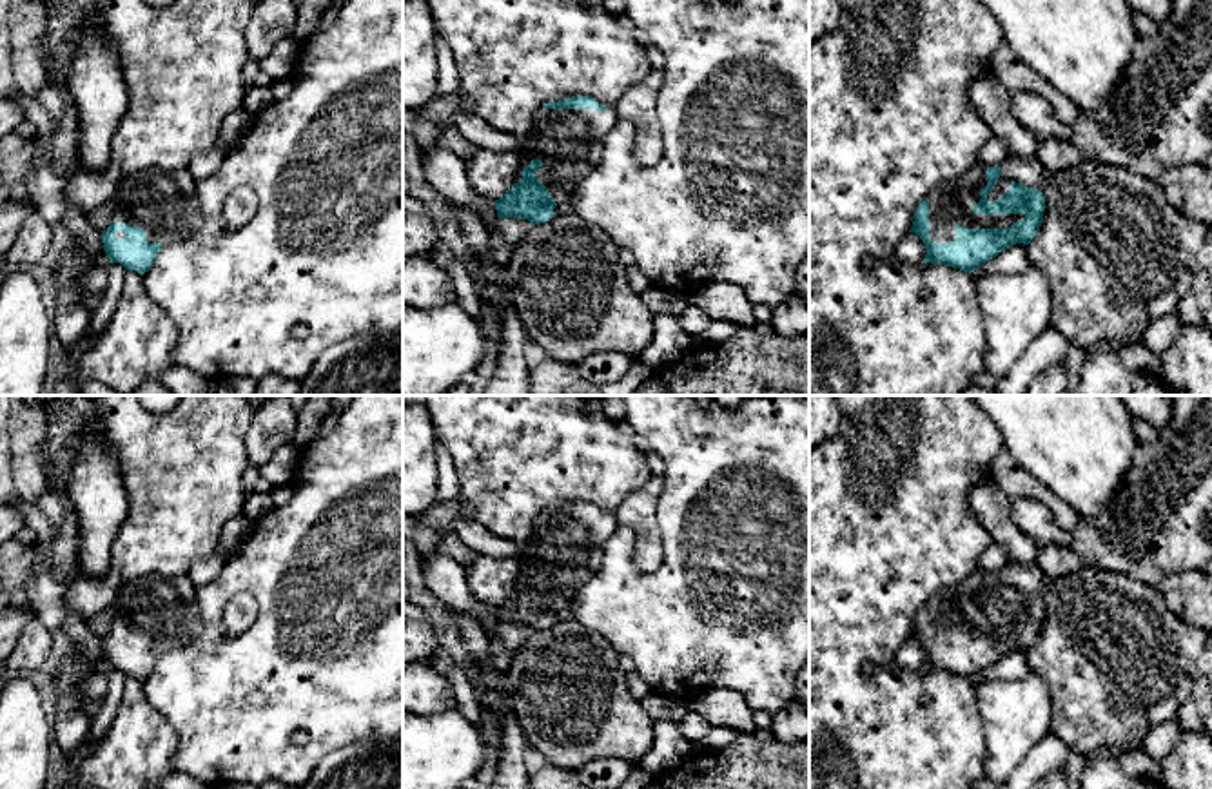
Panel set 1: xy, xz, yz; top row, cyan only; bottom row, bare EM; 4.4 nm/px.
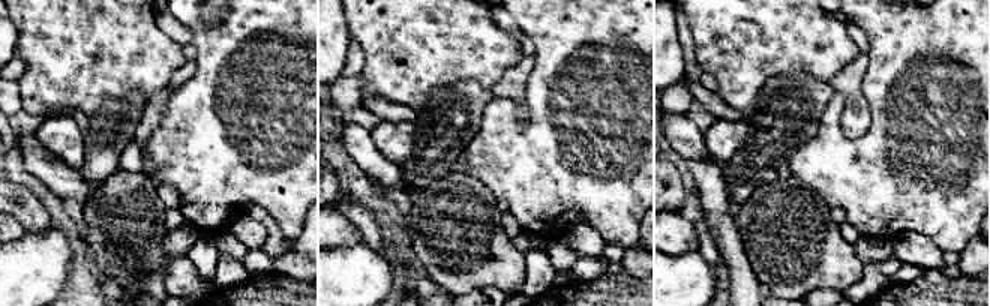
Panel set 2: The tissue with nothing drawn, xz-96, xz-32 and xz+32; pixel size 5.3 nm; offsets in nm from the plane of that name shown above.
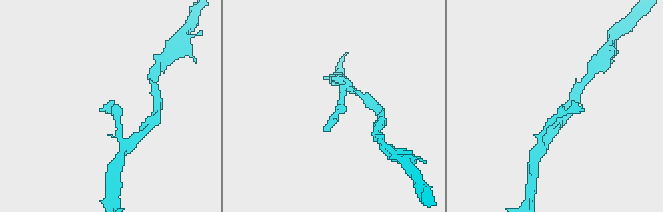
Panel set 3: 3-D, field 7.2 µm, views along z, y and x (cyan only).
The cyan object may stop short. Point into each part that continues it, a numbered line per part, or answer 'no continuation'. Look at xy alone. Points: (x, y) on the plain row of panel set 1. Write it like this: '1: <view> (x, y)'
1: xy (164, 610)

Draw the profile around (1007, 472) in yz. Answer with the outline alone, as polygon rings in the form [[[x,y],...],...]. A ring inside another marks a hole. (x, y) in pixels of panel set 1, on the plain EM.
[[[1005,448],[994,457],[989,472],[1011,499],[1034,499],[1041,502],[1060,528],[1074,533],[1080,524],[1080,515],[1074,508],[1043,486]]]

